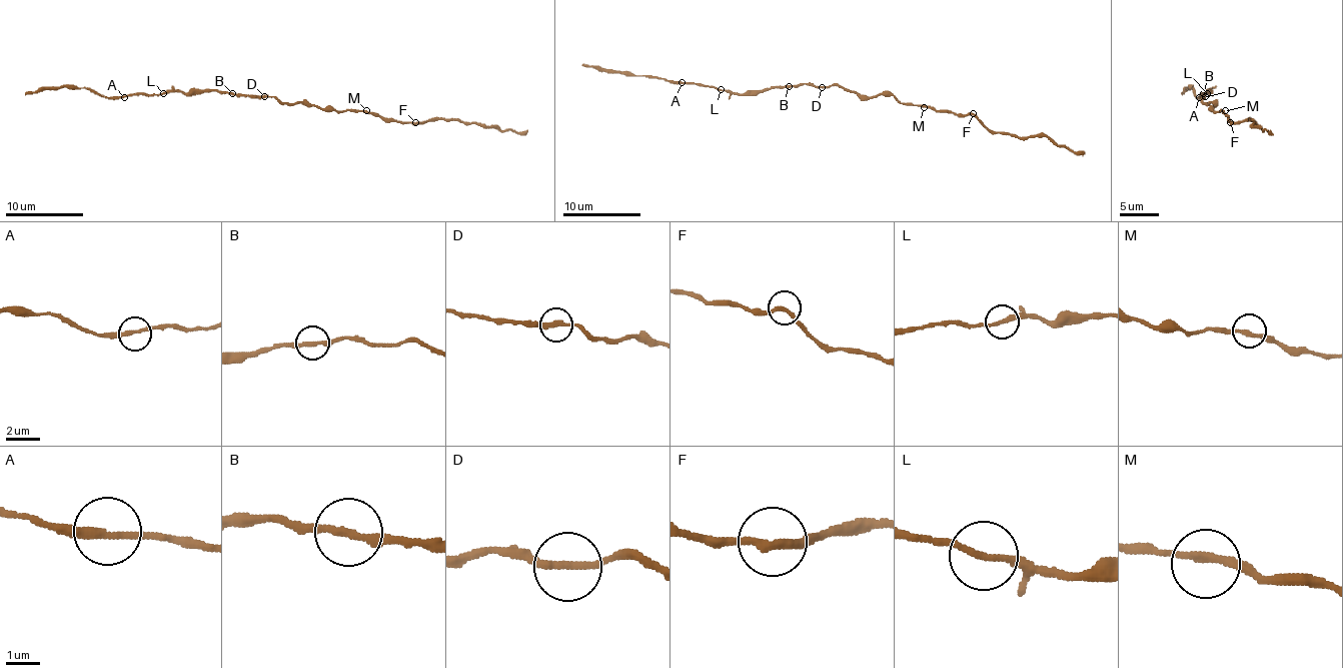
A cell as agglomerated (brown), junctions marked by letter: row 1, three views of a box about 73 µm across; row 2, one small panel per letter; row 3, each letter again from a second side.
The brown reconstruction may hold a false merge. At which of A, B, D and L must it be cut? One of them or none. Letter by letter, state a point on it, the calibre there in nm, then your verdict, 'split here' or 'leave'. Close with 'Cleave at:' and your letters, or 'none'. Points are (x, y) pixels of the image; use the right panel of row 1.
A: (1199, 97) | 240 nm | leave
B: (1203, 93) | 240 nm | leave
D: (1205, 96) | 240 nm | leave
L: (1207, 93) | 190 nm | leave
Cleave at: none

